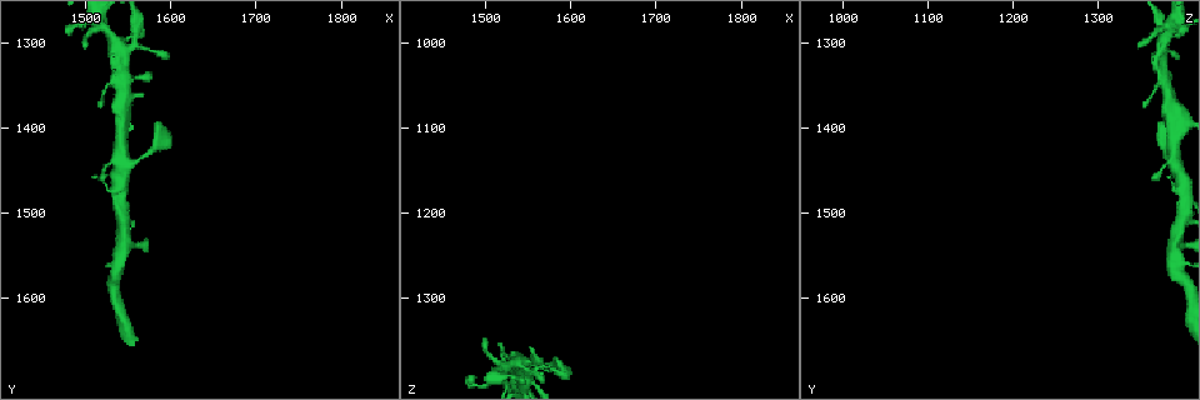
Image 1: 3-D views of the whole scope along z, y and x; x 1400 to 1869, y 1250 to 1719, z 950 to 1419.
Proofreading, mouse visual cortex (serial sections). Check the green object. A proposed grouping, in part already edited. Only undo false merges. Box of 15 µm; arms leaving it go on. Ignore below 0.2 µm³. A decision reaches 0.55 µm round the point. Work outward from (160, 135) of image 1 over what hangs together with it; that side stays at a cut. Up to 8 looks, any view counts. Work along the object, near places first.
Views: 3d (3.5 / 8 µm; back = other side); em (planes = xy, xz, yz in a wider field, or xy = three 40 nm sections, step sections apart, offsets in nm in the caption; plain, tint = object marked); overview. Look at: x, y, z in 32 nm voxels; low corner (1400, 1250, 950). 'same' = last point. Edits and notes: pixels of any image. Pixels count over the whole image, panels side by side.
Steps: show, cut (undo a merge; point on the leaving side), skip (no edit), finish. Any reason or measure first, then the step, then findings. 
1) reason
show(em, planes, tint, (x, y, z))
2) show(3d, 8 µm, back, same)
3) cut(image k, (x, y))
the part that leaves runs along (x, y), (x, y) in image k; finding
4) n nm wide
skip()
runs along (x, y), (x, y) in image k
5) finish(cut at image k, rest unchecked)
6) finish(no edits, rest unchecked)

calibre changes
show(em, planes, tint, (1550, 1445, 1390))

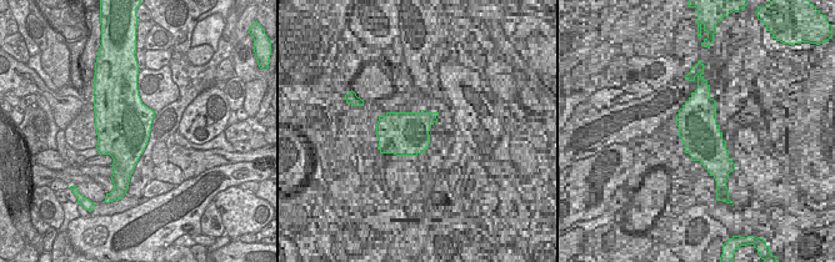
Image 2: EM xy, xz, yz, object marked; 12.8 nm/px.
show(3d, 3.5 µm, same)

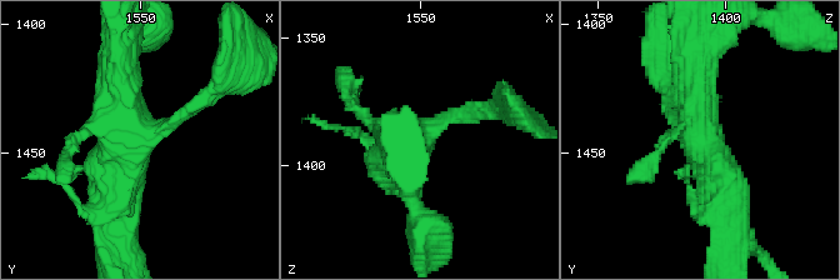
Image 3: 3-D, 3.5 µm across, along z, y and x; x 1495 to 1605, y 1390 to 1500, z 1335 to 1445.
skip()
all the same cell

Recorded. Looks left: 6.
thick turns thin
show(3d, 3.5 µm, (1525, 1280, 1390))

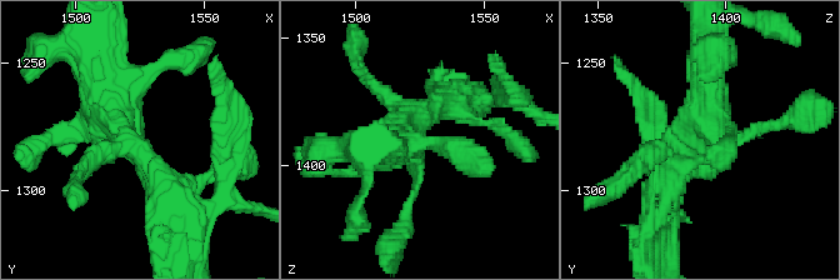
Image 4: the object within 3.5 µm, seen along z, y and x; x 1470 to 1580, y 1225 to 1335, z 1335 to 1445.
show(em, planes, tint, (1522, 1284, 1391))

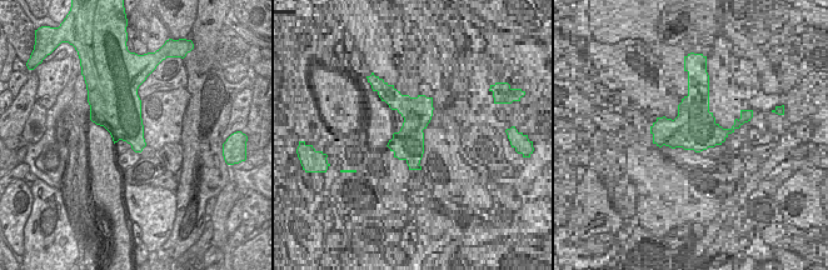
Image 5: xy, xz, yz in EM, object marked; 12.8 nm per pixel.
another direction
show(em, xy, step 3, tint, same)

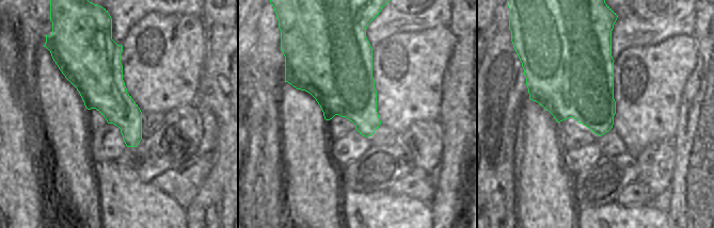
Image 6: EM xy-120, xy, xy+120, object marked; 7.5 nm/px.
skip()
runs along (656, 188), (771, 123) in image 4; one cell here

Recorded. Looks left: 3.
small branch off a trunk
show(3d, 8 µm, (1535, 1560, 1395))

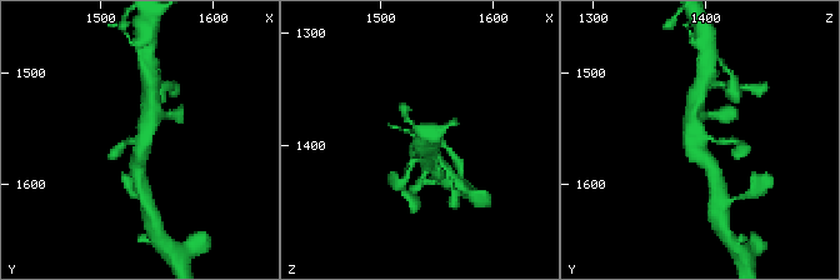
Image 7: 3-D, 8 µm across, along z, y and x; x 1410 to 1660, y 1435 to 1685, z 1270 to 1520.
closer look
show(3d, 3.5 µm, (1534, 1560, 1400))

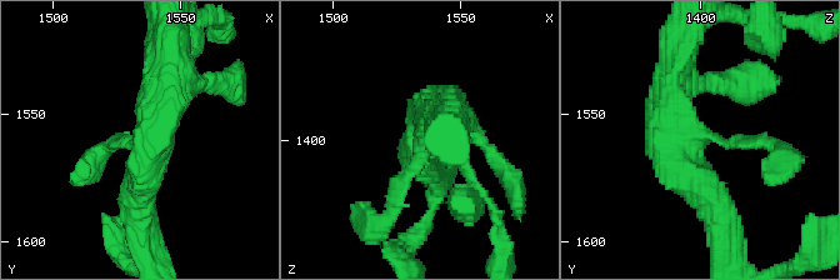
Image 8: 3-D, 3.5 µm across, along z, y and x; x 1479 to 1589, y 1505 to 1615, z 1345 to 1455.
shape alone is not enough
show(em, planes, tint, (1536, 1558, 1398))

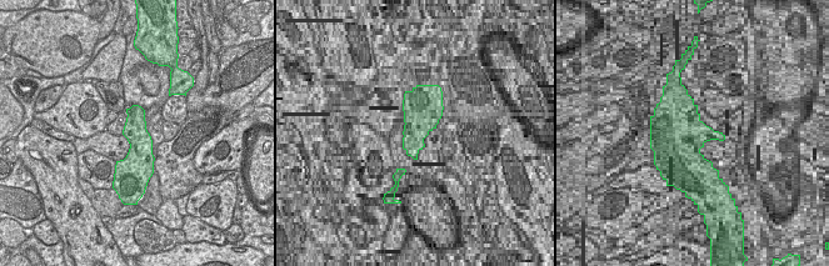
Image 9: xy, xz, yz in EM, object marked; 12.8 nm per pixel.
300 nm wide
skip()
runs along (673, 78), (669, 131), (743, 146) in image 8; one cell here

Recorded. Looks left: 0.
finish(no edits, rest unchecked)

